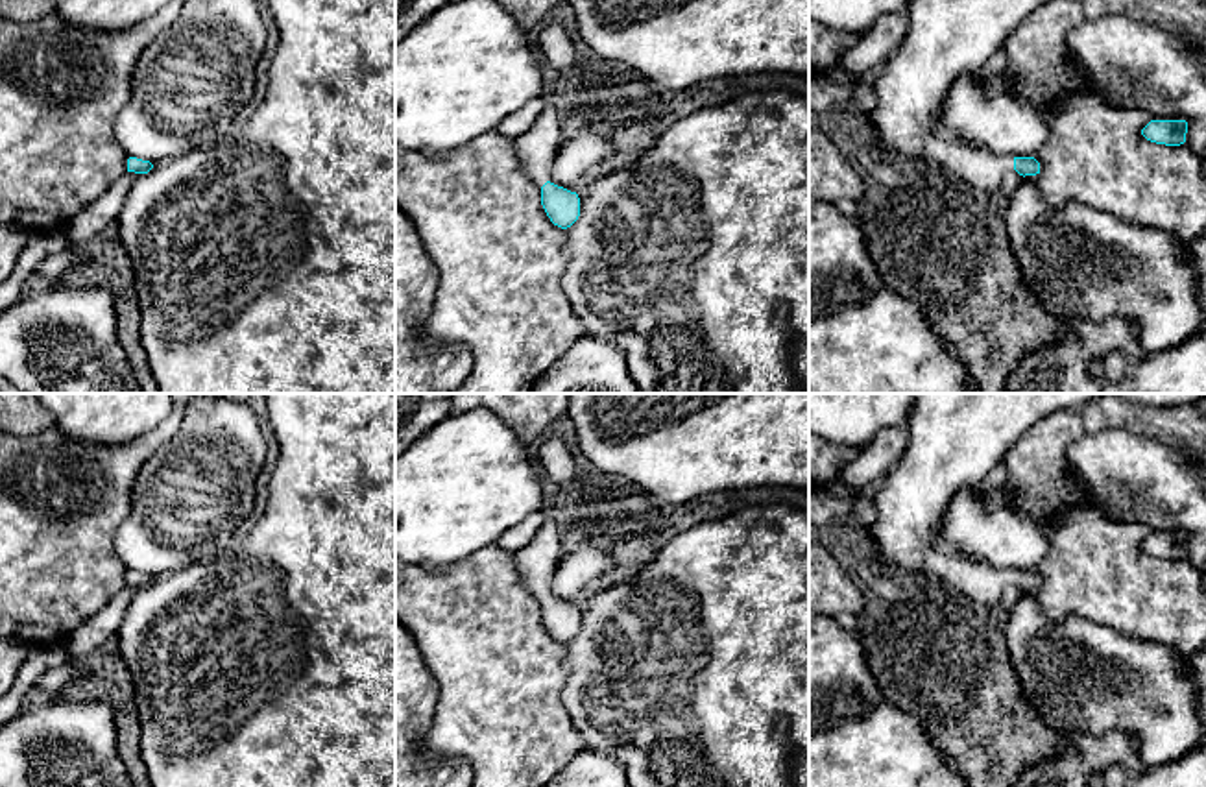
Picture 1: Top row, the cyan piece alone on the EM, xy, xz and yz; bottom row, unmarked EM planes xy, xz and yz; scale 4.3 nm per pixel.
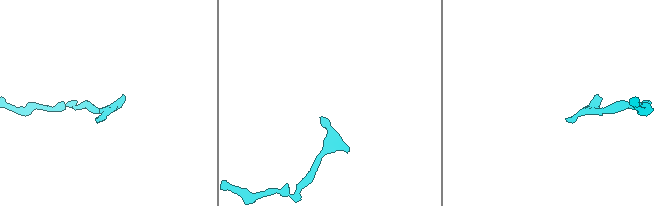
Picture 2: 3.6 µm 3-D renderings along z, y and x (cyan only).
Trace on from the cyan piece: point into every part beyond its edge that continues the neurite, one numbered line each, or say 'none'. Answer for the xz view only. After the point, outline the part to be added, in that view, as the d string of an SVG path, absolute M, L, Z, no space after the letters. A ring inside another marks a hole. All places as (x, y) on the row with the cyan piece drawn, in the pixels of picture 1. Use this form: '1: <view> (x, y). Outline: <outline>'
1: xz (536, 150). Outline: M545 103L530 131L515 139L523 170L543 187L563 142L563 126L556 107Z

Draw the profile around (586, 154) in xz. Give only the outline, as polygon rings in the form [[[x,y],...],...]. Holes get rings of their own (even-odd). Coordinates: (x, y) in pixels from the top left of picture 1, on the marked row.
[[[584,126],[563,137],[549,181],[571,192],[580,190],[589,179],[608,172],[613,155],[613,135],[600,126]]]

